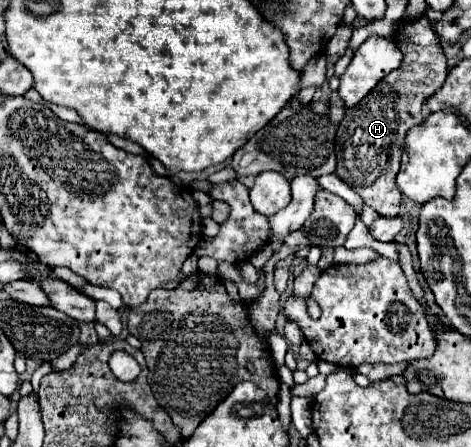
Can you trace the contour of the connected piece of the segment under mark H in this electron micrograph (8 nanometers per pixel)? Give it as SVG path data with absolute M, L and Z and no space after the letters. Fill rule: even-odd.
M428 17L402 23L396 37L398 47L404 51L400 69L382 79L378 87L374 87L374 91L362 99L362 103L346 109L340 129L336 131L336 175L350 185L380 217L398 217L402 193L396 185L396 175L400 169L404 137L410 127L422 123L422 103L434 91L438 91L438 87L442 87L448 75L442 47Z

